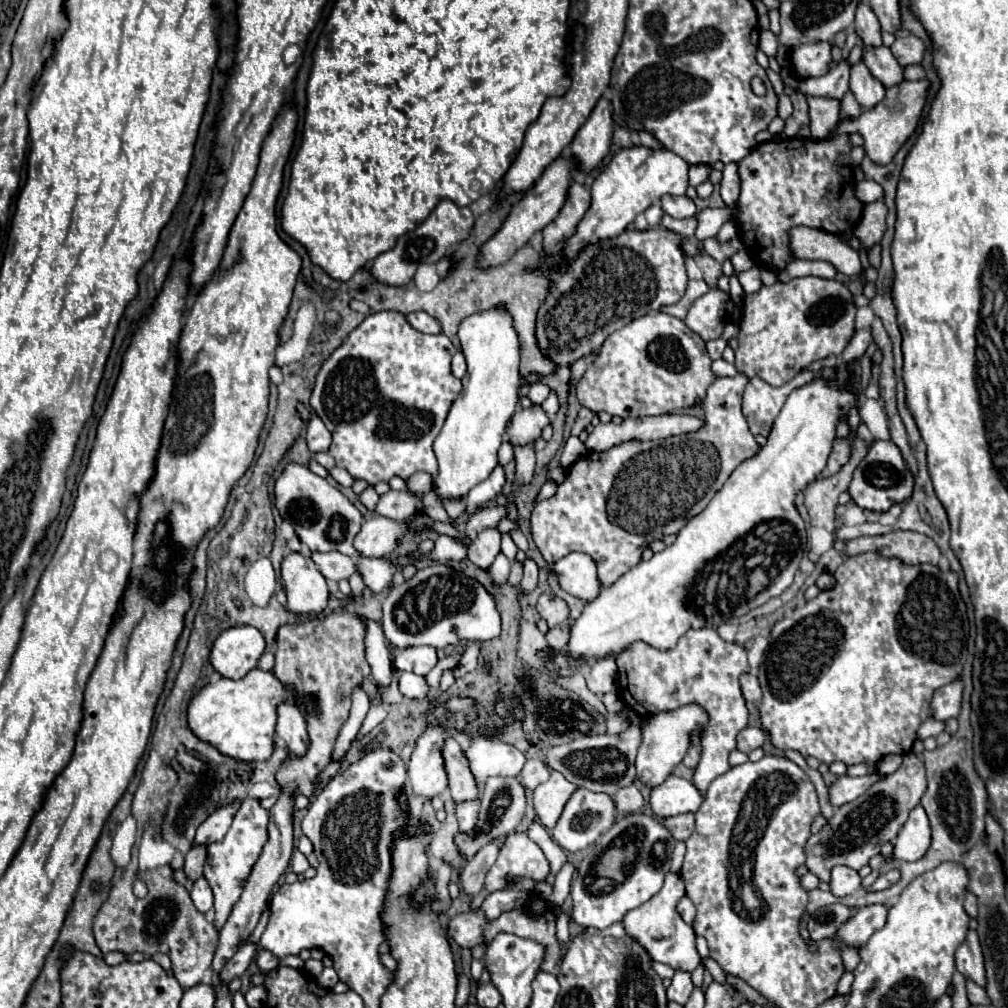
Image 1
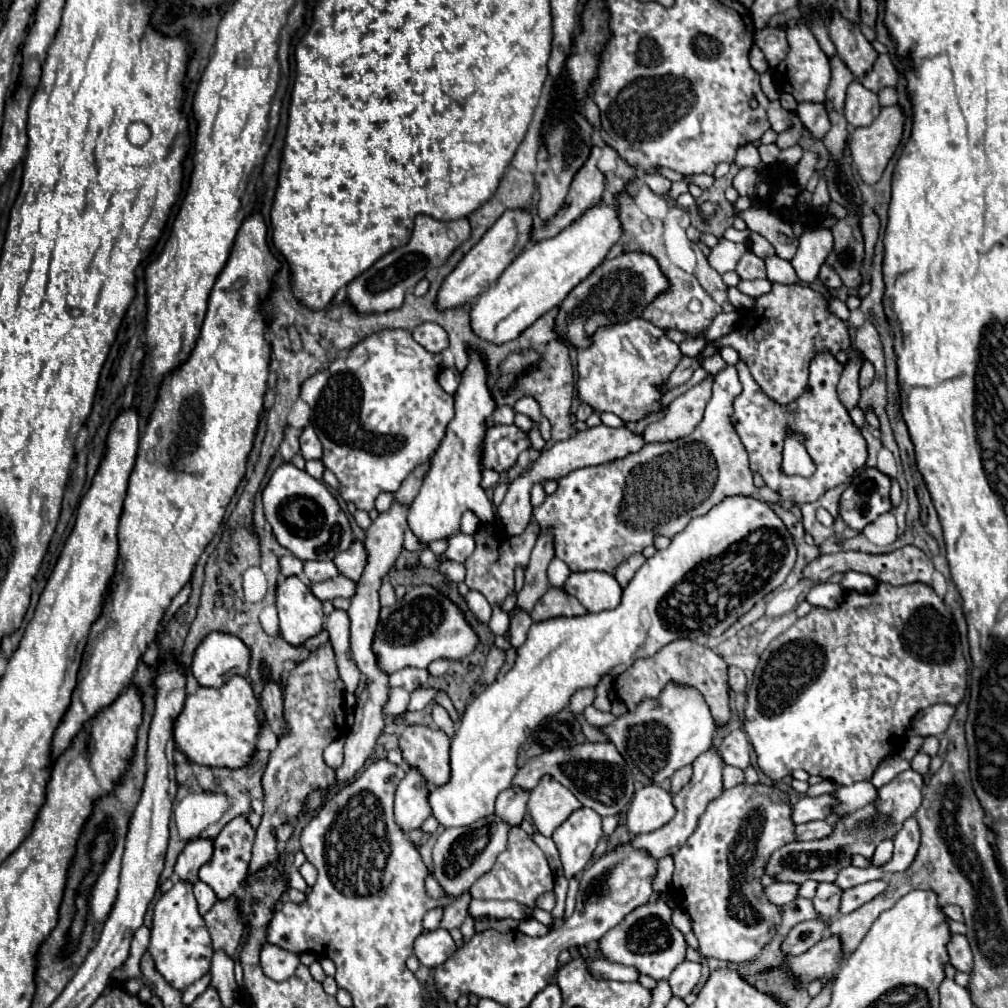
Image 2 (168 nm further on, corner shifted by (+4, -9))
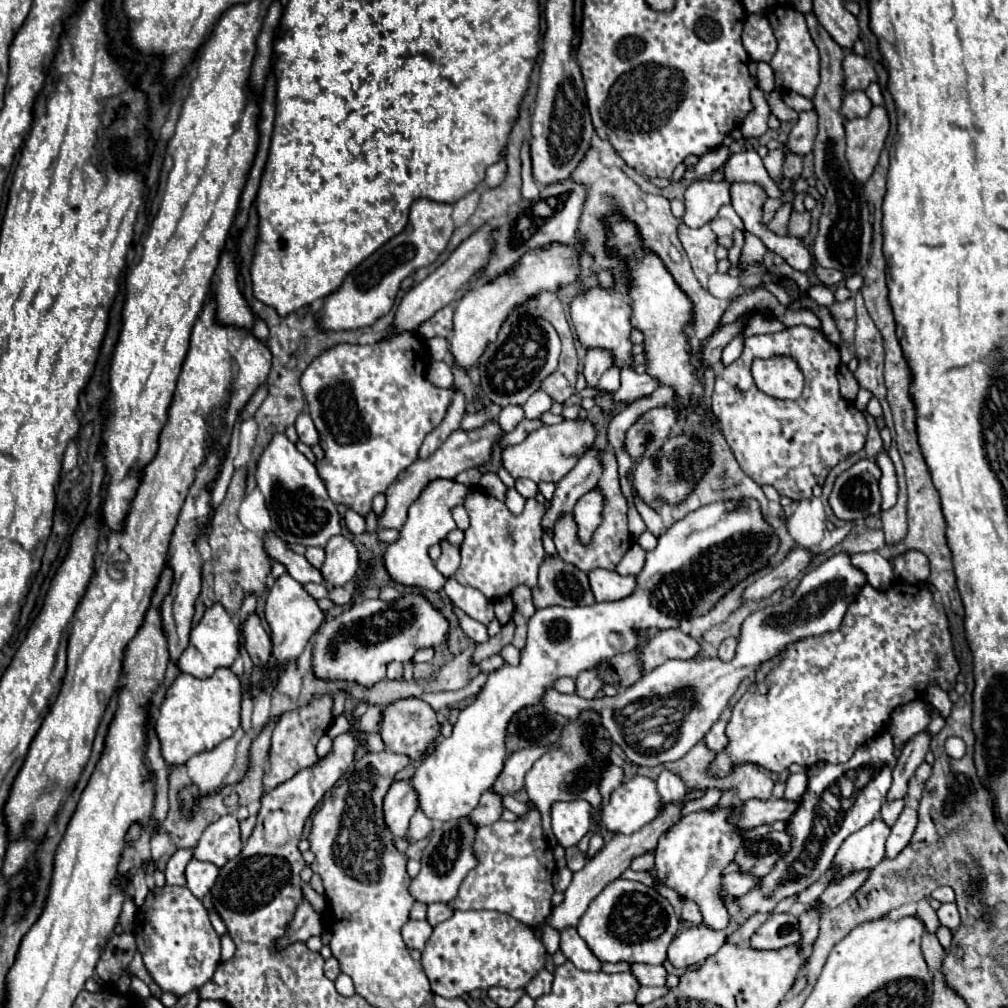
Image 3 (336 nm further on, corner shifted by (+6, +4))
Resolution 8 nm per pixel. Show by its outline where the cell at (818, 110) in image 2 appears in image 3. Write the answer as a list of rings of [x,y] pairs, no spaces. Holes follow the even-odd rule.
[[[800,112],[800,120],[796,122],[796,126],[790,130],[788,134],[788,142],[784,144],[784,152],[794,152],[798,156],[806,156],[808,152],[812,152],[814,146],[814,138],[818,132],[818,118],[816,112]]]

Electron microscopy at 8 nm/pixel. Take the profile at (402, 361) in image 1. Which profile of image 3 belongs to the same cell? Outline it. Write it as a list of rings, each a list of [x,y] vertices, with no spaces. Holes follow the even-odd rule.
[[[404,332],[388,336],[388,340],[380,340],[374,346],[338,344],[320,354],[302,374],[300,386],[324,450],[324,458],[316,462],[316,468],[334,504],[344,504],[366,518],[372,510],[372,498],[384,494],[396,476],[418,458],[426,434],[442,422],[452,390],[432,386],[426,380],[426,364],[426,344],[412,332]]]

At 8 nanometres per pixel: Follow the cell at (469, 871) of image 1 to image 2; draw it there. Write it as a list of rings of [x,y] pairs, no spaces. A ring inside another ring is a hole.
[[[464,891],[462,895],[454,897],[454,901],[444,909],[444,917],[442,917],[440,927],[442,929],[460,927],[464,923],[464,919],[468,917],[468,905],[470,905],[470,901],[472,901],[470,891]]]

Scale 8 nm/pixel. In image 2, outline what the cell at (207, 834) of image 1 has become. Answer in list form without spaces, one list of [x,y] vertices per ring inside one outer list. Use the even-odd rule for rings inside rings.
[[[192,839],[186,843],[184,851],[180,853],[178,861],[176,861],[176,875],[180,879],[186,879],[186,881],[192,881],[196,883],[198,881],[198,869],[210,861],[212,857],[212,851],[214,851],[214,841],[212,839]]]

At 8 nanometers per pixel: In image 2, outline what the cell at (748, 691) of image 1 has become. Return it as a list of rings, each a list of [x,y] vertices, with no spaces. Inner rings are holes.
[[[730,667],[728,675],[730,675],[728,681],[730,681],[732,691],[734,693],[744,693],[746,691],[746,675],[744,675],[744,671],[738,669],[738,667]]]

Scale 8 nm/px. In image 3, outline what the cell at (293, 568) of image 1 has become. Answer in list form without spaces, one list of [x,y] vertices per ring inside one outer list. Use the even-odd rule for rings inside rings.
[[[282,574],[266,598],[266,620],[268,620],[268,626],[272,630],[274,670],[260,670],[262,676],[258,676],[258,668],[254,668],[254,674],[252,674],[252,688],[254,690],[274,688],[280,672],[284,672],[290,662],[296,662],[300,658],[310,636],[324,622],[324,616],[322,616],[322,610],[318,608],[316,600],[304,590],[304,586],[300,582],[296,582],[290,574]]]

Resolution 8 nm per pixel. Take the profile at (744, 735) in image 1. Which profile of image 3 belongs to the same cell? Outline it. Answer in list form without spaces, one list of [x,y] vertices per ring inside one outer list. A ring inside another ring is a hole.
[[[718,720],[718,722],[712,726],[712,730],[710,730],[710,732],[704,736],[704,740],[702,740],[708,750],[720,752],[720,750],[728,744],[728,738],[726,738],[724,730],[726,730],[726,722],[724,722],[724,720]]]

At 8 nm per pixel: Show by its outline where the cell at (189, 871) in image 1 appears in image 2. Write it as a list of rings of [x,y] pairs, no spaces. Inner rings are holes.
[[[178,881],[160,897],[154,907],[154,929],[148,943],[148,951],[156,961],[156,969],[172,987],[178,987],[180,991],[210,971],[210,961],[214,955],[210,935],[202,923],[202,915],[198,913],[192,887],[194,885],[190,881]]]

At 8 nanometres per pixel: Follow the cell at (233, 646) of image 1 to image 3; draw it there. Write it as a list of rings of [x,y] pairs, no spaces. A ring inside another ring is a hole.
[[[216,602],[204,612],[202,620],[190,630],[188,648],[178,658],[176,668],[184,674],[192,674],[194,678],[210,678],[216,668],[230,668],[232,666],[232,662],[238,656],[238,644],[240,644],[240,638],[238,638],[236,622],[224,610],[224,606],[220,602]]]

